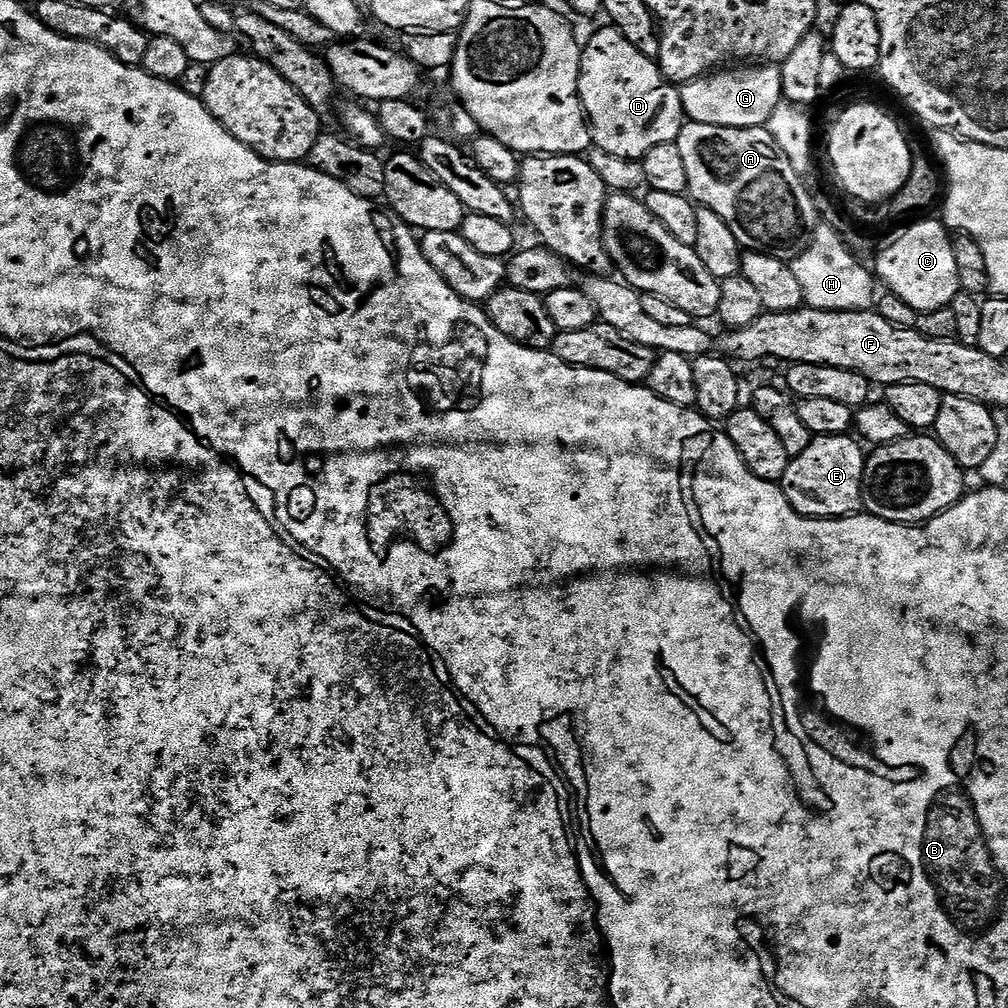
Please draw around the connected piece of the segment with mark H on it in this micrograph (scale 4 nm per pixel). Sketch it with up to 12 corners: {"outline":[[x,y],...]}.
{"outline":[[827,222],[791,261],[804,304],[863,312],[873,273]]}

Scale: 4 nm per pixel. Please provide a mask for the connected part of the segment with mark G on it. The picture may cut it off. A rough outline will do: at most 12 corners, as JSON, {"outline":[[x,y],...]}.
{"outline":[[779,67],[716,70],[680,88],[685,117],[767,125],[784,91]]}

